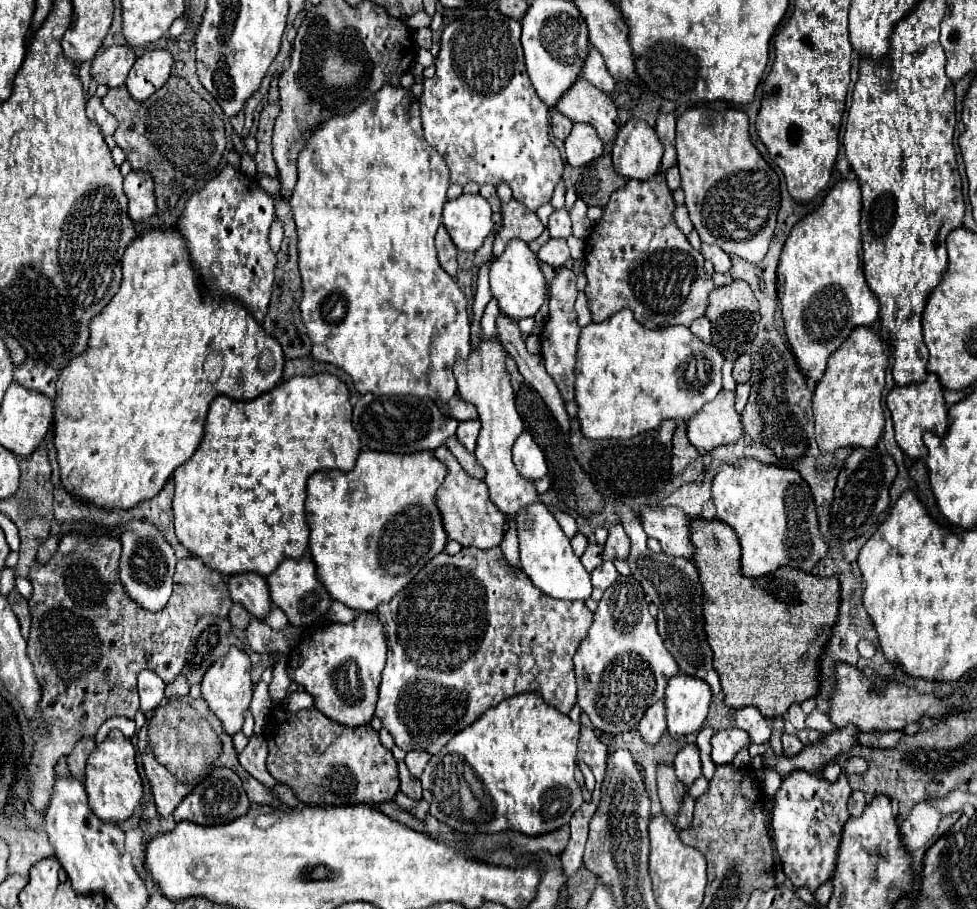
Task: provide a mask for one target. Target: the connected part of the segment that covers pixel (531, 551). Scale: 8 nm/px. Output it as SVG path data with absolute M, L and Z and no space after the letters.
M544 504L528 506L518 512L518 538L520 538L520 562L524 574L544 594L562 600L586 600L590 598L592 584L580 558L574 554L570 540L564 536L556 518L546 510Z

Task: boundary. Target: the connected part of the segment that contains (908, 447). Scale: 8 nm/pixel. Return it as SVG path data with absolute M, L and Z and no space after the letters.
M928 374L926 380L918 382L918 384L910 384L910 386L902 386L902 388L896 386L888 394L886 406L888 406L892 420L894 420L896 442L910 458L924 458L926 456L926 448L922 442L924 430L930 430L936 436L944 436L948 430L948 406L944 402L940 378L936 374Z

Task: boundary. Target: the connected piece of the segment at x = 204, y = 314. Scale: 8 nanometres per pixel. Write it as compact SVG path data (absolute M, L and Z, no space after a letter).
M150 230L150 232L146 232L144 236L136 238L126 248L126 254L122 260L120 290L110 300L110 304L96 318L92 318L90 340L88 340L86 350L78 358L74 358L60 372L60 378L58 378L58 382L68 382L68 384L60 386L58 402L54 400L54 446L58 452L60 480L62 480L64 490L70 492L74 498L88 500L90 504L94 504L96 508L102 508L102 510L130 510L138 502L154 498L154 494L158 494L164 488L170 474L178 466L182 466L198 448L210 402L220 394L224 394L232 400L258 398L260 394L272 390L274 386L278 386L278 382L282 382L282 366L284 366L284 354L282 354L280 344L274 338L270 338L262 330L262 326L258 326L254 322L252 314L248 310L244 310L244 306L238 306L236 302L230 302L230 300L222 302L222 300L214 300L214 298L206 296L206 290L202 290L202 286L200 286L200 282L198 282L198 278L190 266L186 246L184 246L178 230L168 230L168 232Z

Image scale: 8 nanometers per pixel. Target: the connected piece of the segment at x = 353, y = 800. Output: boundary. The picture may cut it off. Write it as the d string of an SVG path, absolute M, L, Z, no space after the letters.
M274 706L264 728L264 738L268 742L268 772L280 782L294 790L296 798L310 806L354 806L354 804L382 804L394 800L400 780L396 770L396 760L390 750L380 744L378 732L370 724L364 726L344 726L320 710L310 708L302 712L288 712L284 706Z

